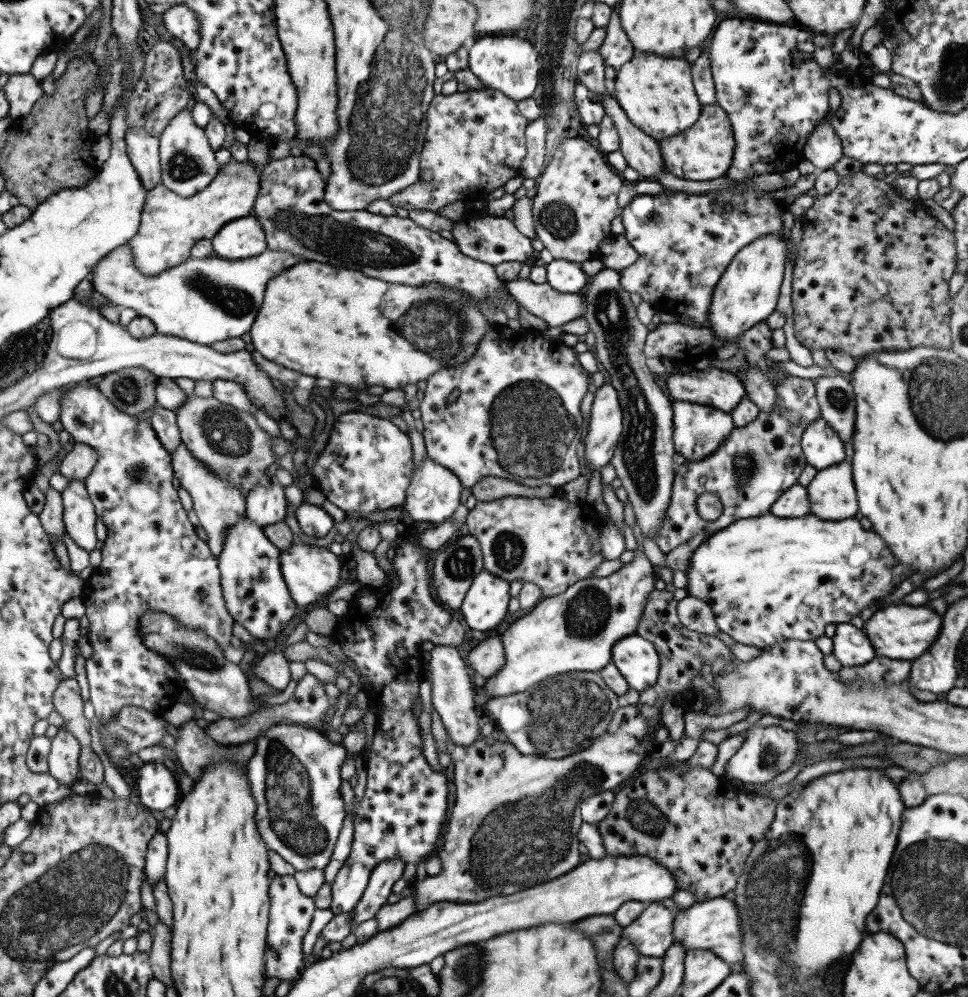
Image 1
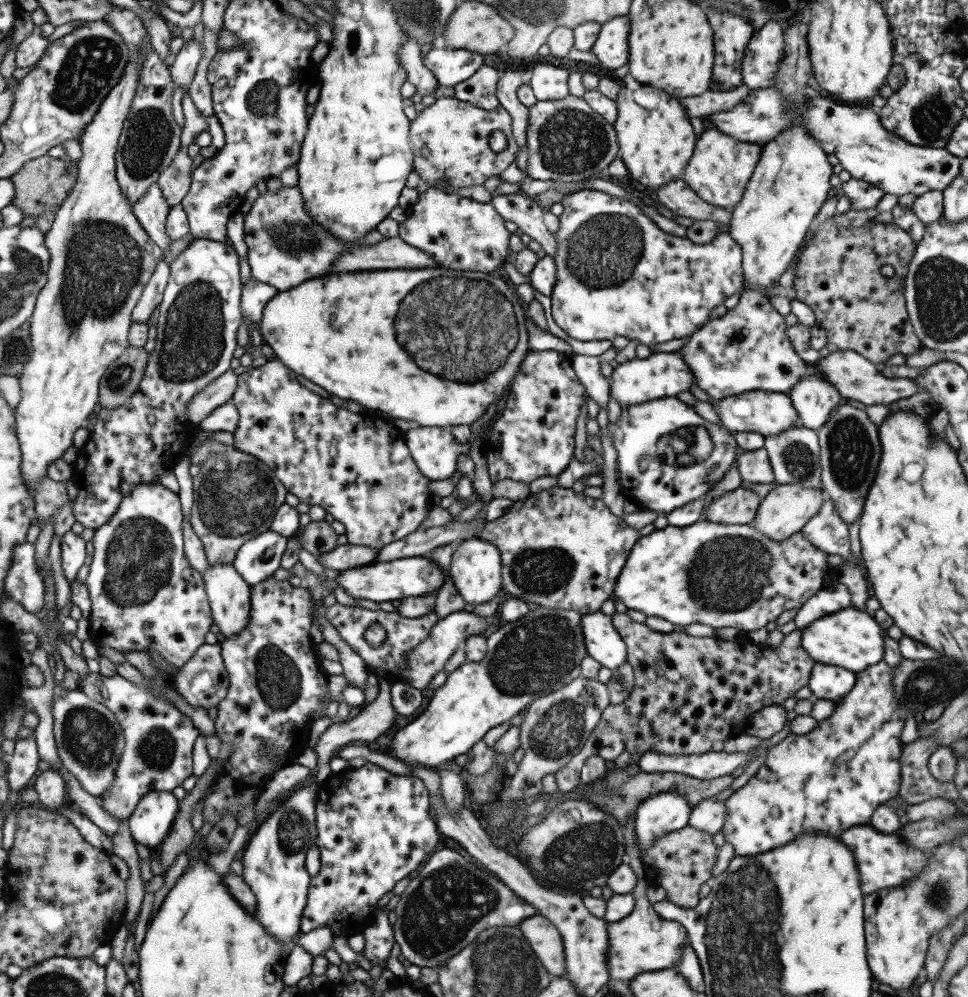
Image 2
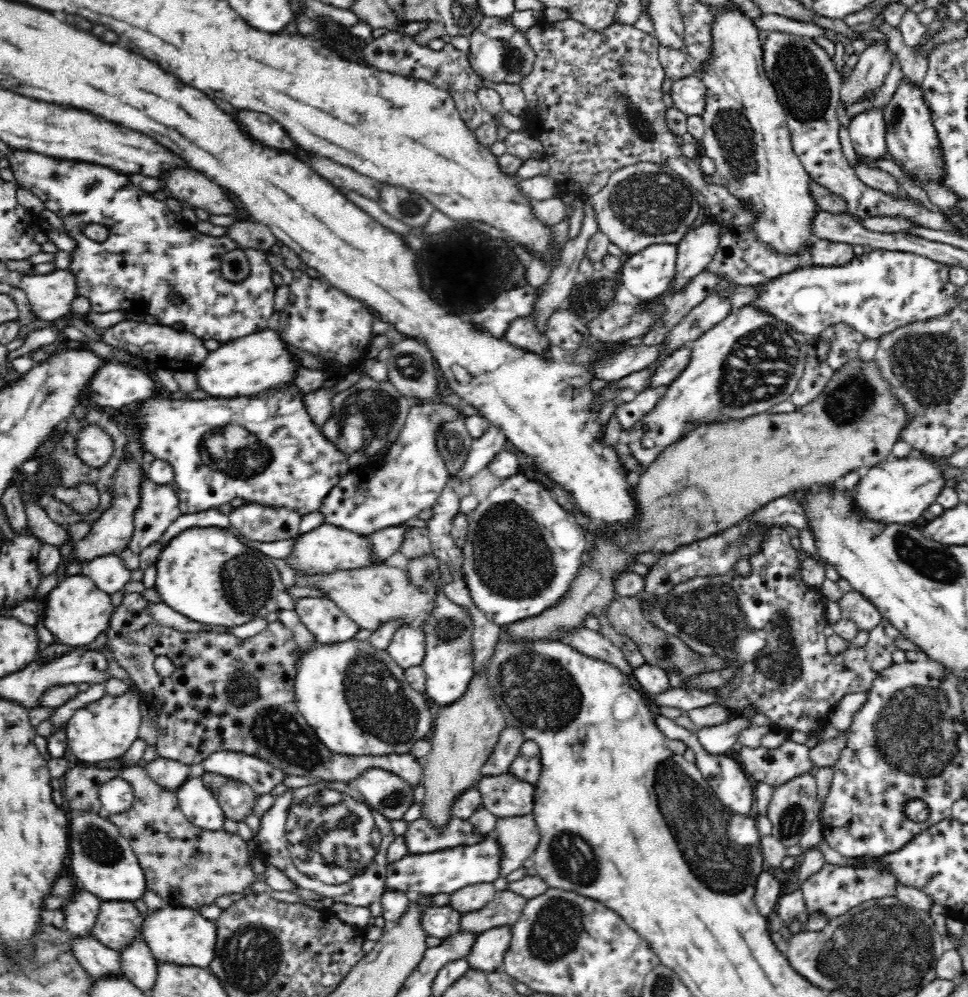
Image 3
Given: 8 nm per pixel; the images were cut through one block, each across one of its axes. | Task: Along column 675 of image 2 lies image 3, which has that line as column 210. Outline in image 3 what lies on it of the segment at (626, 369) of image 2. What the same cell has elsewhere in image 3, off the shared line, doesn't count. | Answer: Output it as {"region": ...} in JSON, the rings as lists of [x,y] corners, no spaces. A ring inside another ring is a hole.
{"region":[[[268,328],[245,337],[229,340],[221,344],[218,349],[209,351],[202,366],[195,373],[200,388],[206,390],[214,398],[248,398],[258,396],[262,392],[270,392],[270,390],[282,390],[286,386],[295,384],[294,376],[302,367],[300,359],[294,357],[294,353],[290,351],[288,343],[280,337],[277,331]]]}

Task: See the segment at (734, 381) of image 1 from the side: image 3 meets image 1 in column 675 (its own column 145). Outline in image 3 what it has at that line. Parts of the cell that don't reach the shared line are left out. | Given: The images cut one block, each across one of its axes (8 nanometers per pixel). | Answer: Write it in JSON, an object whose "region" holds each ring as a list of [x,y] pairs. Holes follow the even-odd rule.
{"region":[[[109,361],[90,380],[89,395],[92,402],[96,402],[98,406],[122,408],[122,406],[128,406],[134,402],[151,399],[152,396],[156,396],[156,389],[152,385],[150,376],[136,366]]]}

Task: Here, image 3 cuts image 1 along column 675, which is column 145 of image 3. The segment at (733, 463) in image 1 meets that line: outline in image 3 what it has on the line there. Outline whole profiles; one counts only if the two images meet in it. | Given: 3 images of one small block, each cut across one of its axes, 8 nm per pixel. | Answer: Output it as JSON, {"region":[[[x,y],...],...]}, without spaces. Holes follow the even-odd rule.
{"region":[[[142,468],[142,486],[138,508],[134,510],[134,530],[127,548],[134,554],[145,549],[158,539],[165,539],[165,532],[172,522],[182,515],[176,490],[171,482],[156,484],[148,477],[148,470]]]}

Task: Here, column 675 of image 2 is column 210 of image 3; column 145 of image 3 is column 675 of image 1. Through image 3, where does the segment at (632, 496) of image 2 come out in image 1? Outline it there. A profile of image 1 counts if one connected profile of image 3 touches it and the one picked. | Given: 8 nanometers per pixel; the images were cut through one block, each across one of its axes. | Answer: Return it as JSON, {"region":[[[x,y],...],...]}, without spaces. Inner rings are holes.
{"region":[[[672,401],[673,447],[687,461],[701,461],[712,454],[733,430],[733,421],[730,413],[717,410],[715,407]]]}

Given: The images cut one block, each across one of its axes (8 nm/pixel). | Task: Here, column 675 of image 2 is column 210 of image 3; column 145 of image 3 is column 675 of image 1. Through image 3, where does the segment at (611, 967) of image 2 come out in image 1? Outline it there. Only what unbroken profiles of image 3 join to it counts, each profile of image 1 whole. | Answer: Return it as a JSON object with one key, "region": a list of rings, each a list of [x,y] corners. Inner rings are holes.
{"region":[[[729,896],[715,897],[701,902],[695,902],[691,906],[679,910],[673,916],[674,942],[687,949],[711,950],[711,953],[727,963],[739,963],[743,961],[741,944],[742,926],[739,924],[739,911],[735,901]]]}

